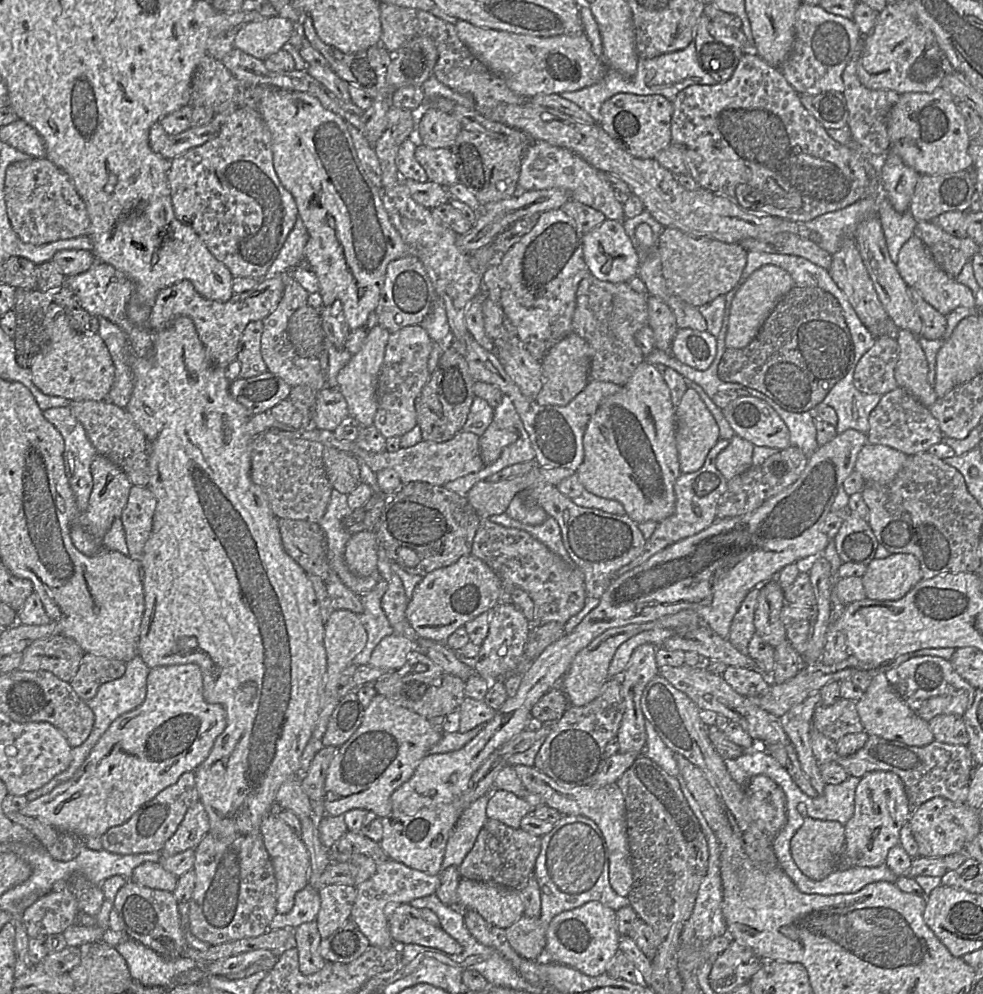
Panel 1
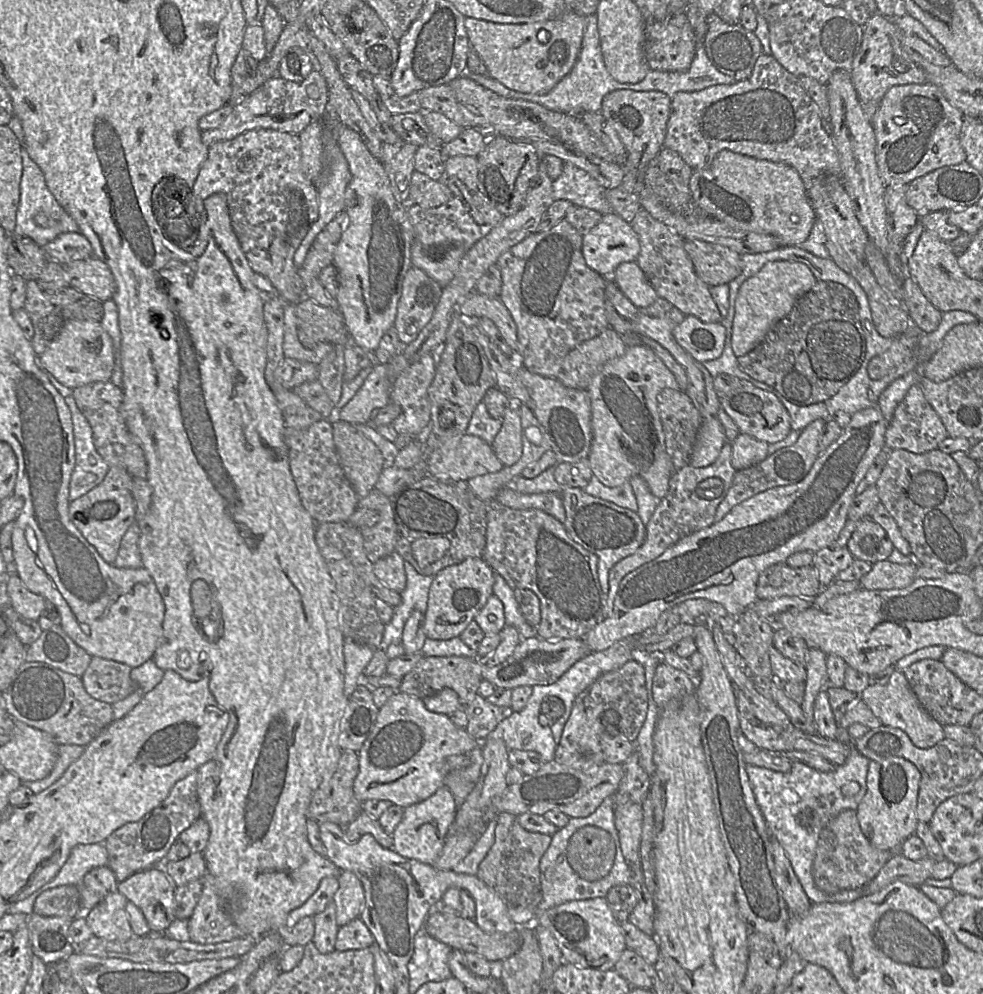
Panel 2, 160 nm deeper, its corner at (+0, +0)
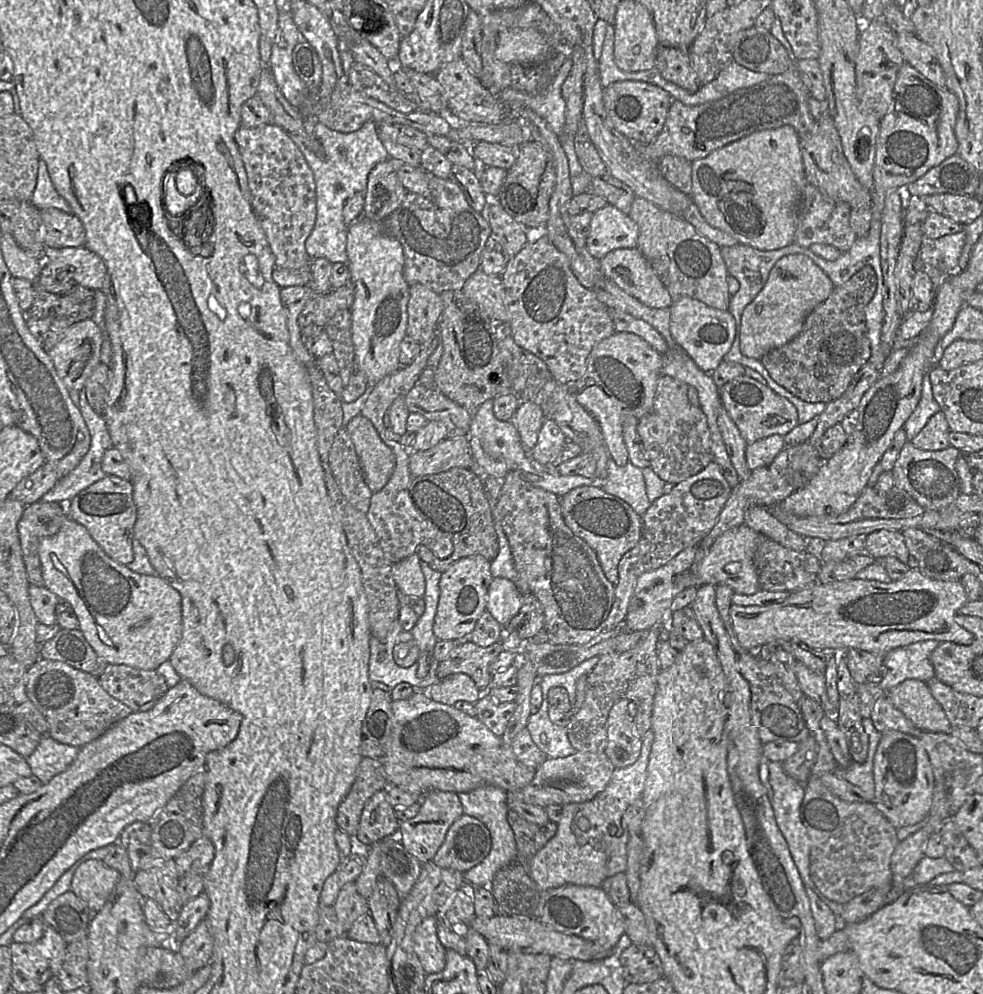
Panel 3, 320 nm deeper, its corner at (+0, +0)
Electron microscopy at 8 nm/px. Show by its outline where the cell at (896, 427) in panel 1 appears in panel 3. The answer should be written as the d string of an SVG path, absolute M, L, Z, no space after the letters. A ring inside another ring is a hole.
M939 411L930 417L926 425L910 442L922 450L943 450L950 446L949 432L946 416Z

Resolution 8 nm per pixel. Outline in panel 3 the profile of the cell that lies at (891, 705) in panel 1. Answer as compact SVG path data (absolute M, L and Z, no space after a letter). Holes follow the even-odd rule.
M907 679L887 691L884 696L921 731L950 733L952 726L926 683Z

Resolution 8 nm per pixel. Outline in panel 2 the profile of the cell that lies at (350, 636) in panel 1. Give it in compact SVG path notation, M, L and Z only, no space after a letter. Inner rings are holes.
M345 637L343 653L345 661L344 694L349 698L362 683L363 672L375 649Z

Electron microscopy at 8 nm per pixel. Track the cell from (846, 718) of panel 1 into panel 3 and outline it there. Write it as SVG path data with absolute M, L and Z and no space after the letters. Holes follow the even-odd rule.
M885 696L878 697L874 702L870 720L876 731L880 734L898 731L920 736L921 732L925 732L914 727L913 724L898 709L896 709Z

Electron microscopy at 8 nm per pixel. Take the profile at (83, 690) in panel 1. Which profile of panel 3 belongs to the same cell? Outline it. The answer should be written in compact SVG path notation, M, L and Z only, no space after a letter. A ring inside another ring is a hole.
M108 664L98 677L102 688L132 712L151 700L159 699L168 687L156 670L143 670L128 665Z

